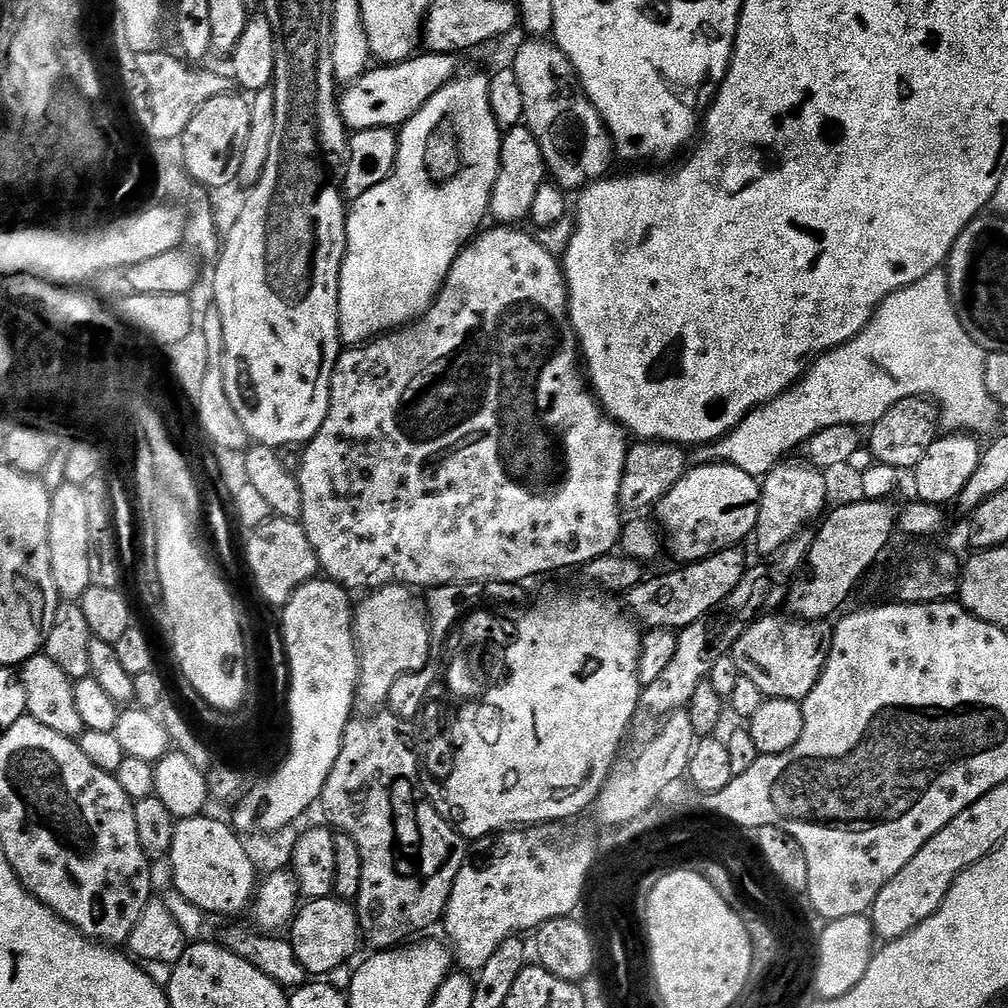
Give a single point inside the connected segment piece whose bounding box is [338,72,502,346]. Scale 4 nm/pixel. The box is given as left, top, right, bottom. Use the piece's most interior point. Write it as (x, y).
(402, 237)

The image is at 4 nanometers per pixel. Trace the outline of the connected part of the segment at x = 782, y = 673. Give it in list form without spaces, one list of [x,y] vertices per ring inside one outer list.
[[[769,614],[748,625],[733,639],[730,655],[738,662],[741,676],[757,684],[765,698],[802,702],[810,690],[814,690],[826,666],[829,643],[827,623],[793,618],[788,614]]]

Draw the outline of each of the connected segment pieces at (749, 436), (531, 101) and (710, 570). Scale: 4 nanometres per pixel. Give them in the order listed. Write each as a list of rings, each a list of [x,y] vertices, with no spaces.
[[[937,270],[926,274],[922,278],[918,278],[918,282],[914,282],[910,286],[906,286],[902,290],[898,290],[894,294],[890,294],[883,302],[876,307],[876,313],[868,319],[868,325],[865,326],[853,340],[848,340],[844,344],[839,344],[837,348],[832,348],[829,352],[817,355],[815,359],[809,363],[808,371],[796,381],[792,387],[769,400],[767,404],[762,404],[758,408],[752,409],[745,416],[744,421],[737,428],[732,429],[727,436],[709,443],[707,446],[700,446],[695,449],[697,465],[710,464],[719,462],[721,464],[733,464],[738,470],[742,470],[746,474],[763,478],[768,475],[768,471],[787,456],[787,452],[792,452],[803,446],[807,440],[814,434],[818,434],[822,430],[826,430],[830,426],[842,426],[843,424],[855,424],[857,426],[871,425],[878,418],[882,418],[882,414],[886,414],[886,410],[890,410],[890,406],[894,406],[902,398],[910,396],[922,396],[936,403],[936,407],[940,409],[940,422],[945,429],[952,432],[963,432],[965,434],[981,434],[980,432],[988,432],[996,424],[996,419],[1002,415],[1001,409],[994,402],[994,398],[990,398],[990,394],[986,394],[986,374],[984,366],[985,351],[978,346],[978,342],[974,342],[974,338],[970,338],[970,334],[966,334],[966,330],[962,326],[962,322],[958,318],[958,314],[952,305],[952,296],[948,293],[948,274],[947,271]]]
[[[528,38],[525,41],[517,50],[516,57],[510,60],[510,67],[522,90],[523,123],[530,134],[534,134],[542,150],[547,175],[559,188],[572,194],[609,175],[608,167],[614,161],[612,135],[598,110],[585,96],[580,77],[563,50],[544,38]]]
[[[739,547],[723,548],[705,560],[689,563],[681,572],[668,572],[665,576],[645,578],[634,590],[626,593],[627,611],[637,625],[649,628],[671,628],[679,630],[698,622],[713,612],[742,582],[746,571],[744,556]]]

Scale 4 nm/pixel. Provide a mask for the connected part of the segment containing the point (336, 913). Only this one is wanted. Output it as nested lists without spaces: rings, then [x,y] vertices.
[[[308,900],[305,905],[305,908],[303,905],[297,911],[290,925],[290,939],[296,961],[301,964],[305,973],[312,978],[324,978],[336,966],[349,963],[356,947],[361,947],[360,922],[355,907],[342,900]]]

